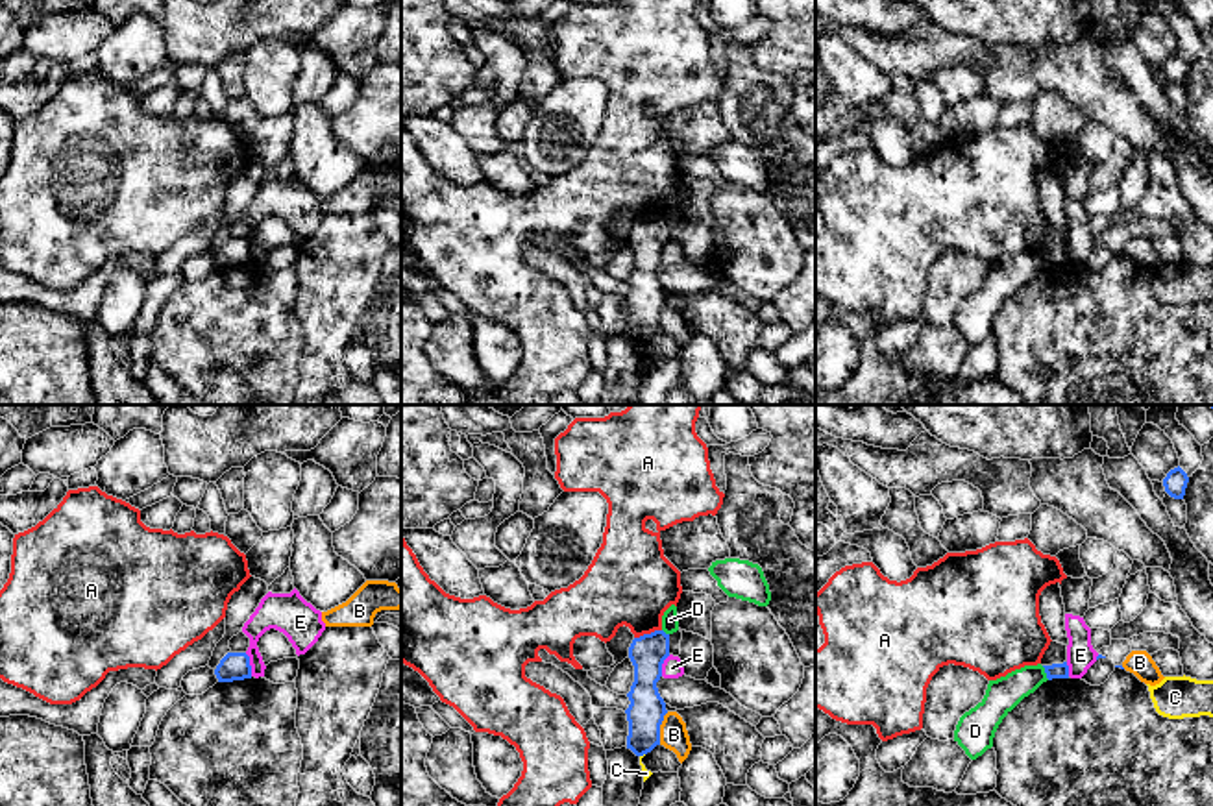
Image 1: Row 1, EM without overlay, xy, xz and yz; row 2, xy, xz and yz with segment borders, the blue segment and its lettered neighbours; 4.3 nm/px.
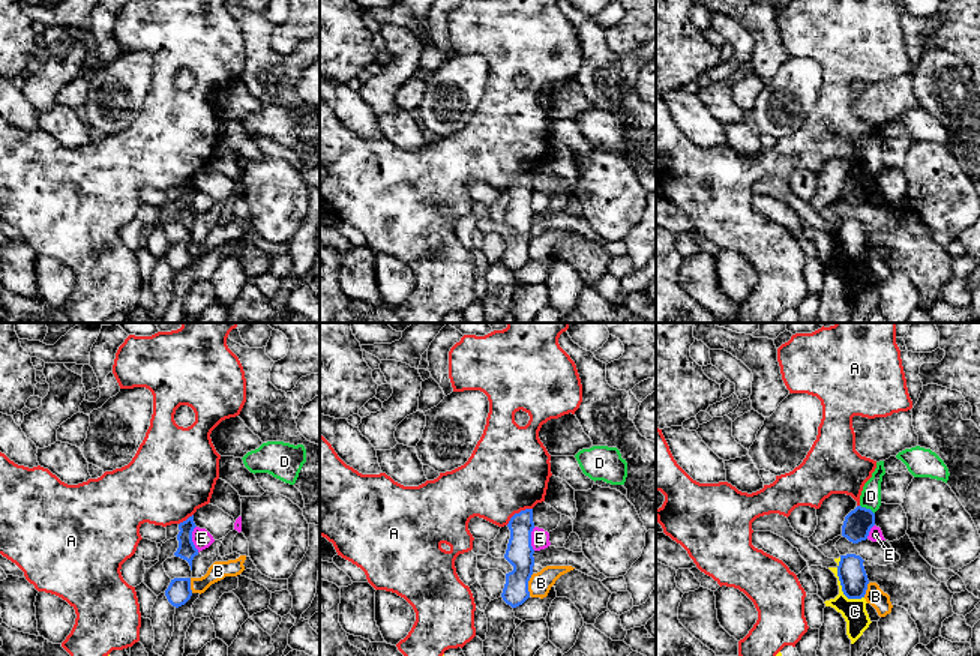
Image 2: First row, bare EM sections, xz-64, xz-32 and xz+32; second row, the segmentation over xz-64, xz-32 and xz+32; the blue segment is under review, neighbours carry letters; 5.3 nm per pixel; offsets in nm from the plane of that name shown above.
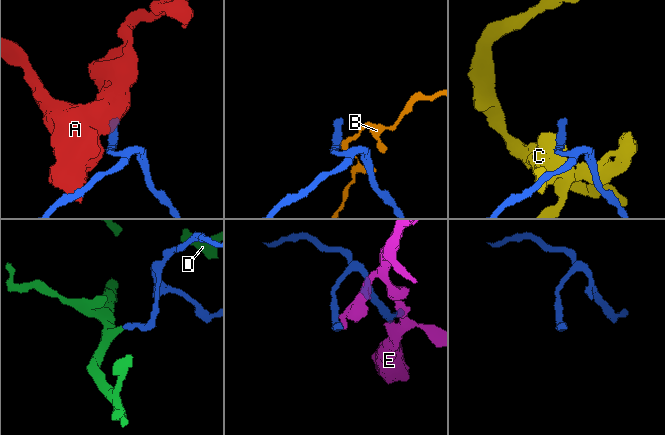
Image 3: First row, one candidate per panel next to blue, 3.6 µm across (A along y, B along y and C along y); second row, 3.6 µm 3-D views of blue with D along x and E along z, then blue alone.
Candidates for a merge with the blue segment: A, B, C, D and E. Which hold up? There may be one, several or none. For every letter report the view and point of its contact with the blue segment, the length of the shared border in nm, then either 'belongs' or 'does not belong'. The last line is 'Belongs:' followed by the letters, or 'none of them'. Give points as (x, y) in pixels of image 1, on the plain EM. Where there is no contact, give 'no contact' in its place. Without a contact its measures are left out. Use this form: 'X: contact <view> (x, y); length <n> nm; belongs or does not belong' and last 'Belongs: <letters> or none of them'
A: contact xz (648, 220); length 130 nm; does not belong
B: contact xz (659, 315); length 150 nm; does not belong
C: contact xz (642, 341); length 30 nm; does not belong
D: contact yz (1045, 257); length 70 nm; does not belong
E: contact xy (248, 250); length 110 nm; does not belong
Belongs: none of them

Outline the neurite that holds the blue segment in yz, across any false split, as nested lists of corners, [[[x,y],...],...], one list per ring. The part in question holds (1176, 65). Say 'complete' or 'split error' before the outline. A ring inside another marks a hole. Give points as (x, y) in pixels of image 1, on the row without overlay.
complete; [[[1180,52],[1170,55],[1163,65],[1165,78],[1174,85],[1183,85],[1187,68],[1189,63]]]

